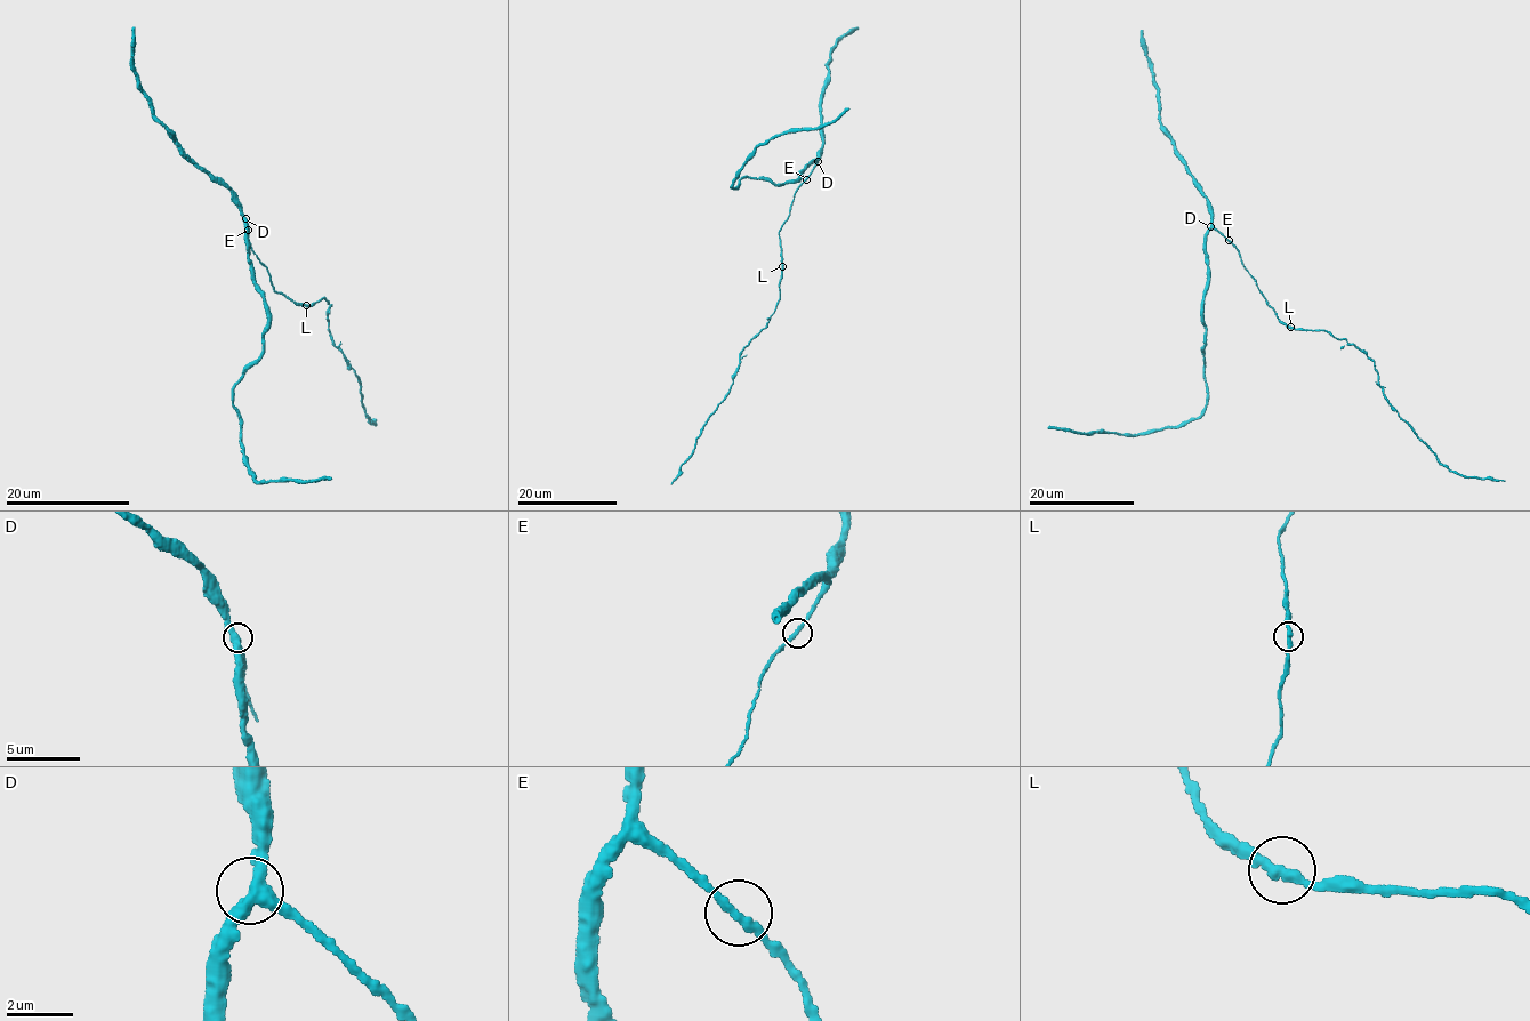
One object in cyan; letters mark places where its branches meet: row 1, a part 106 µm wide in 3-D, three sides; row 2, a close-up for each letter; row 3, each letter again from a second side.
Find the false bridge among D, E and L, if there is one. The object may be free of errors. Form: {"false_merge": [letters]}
{"false_merge": []}

